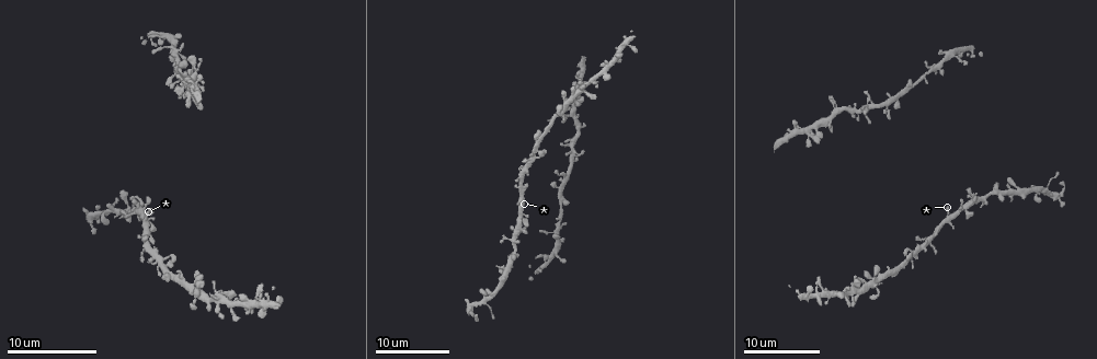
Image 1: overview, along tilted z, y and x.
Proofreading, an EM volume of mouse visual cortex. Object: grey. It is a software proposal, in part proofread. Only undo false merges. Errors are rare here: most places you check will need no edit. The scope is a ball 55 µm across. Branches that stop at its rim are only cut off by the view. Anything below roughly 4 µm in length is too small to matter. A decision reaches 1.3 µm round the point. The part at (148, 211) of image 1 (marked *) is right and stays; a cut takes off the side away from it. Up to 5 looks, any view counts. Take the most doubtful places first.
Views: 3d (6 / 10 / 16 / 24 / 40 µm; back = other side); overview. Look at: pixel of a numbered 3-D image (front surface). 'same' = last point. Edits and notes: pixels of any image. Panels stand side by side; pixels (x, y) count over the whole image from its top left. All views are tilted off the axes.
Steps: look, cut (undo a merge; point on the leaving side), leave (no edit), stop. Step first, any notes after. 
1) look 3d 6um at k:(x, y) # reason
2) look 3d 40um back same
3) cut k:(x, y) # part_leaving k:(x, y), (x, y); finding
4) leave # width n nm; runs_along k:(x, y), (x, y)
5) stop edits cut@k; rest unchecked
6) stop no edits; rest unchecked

look 3d 16um at 1:(520, 206) # four or more arms meet

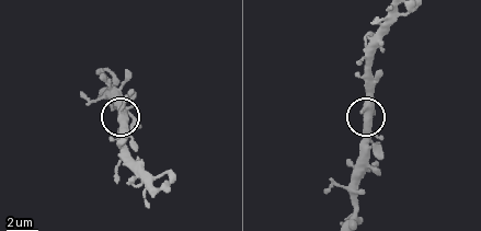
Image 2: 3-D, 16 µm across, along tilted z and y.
look 3d 6um at 2:(369, 116) # closer look

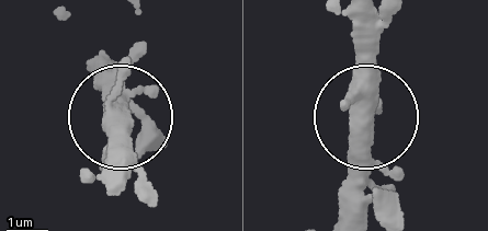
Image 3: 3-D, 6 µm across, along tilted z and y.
leave # width 400 nm; runs_along 3:(383, 103), (370, 113), (364, 207); continuous, no second neuron

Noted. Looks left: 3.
look 3d 24um at 1:(558, 228) # three-way junction

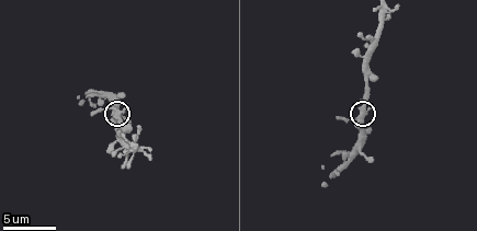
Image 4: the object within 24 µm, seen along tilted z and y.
look 3d 10um at 4:(363, 114)

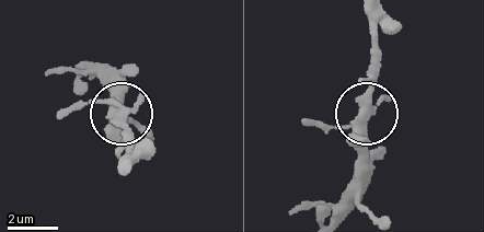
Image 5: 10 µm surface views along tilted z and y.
leave # all the same neuron

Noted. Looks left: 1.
look 3d 6um at 4:(377, 37) # four-way junction

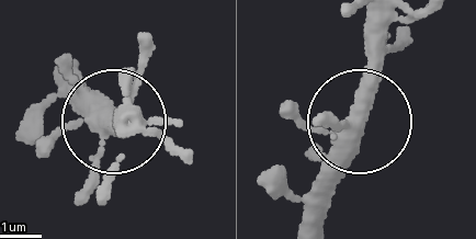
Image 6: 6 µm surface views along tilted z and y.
leave # width 350 nm; continuous, no second neuron

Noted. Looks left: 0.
stop no edits; rest unchecked

